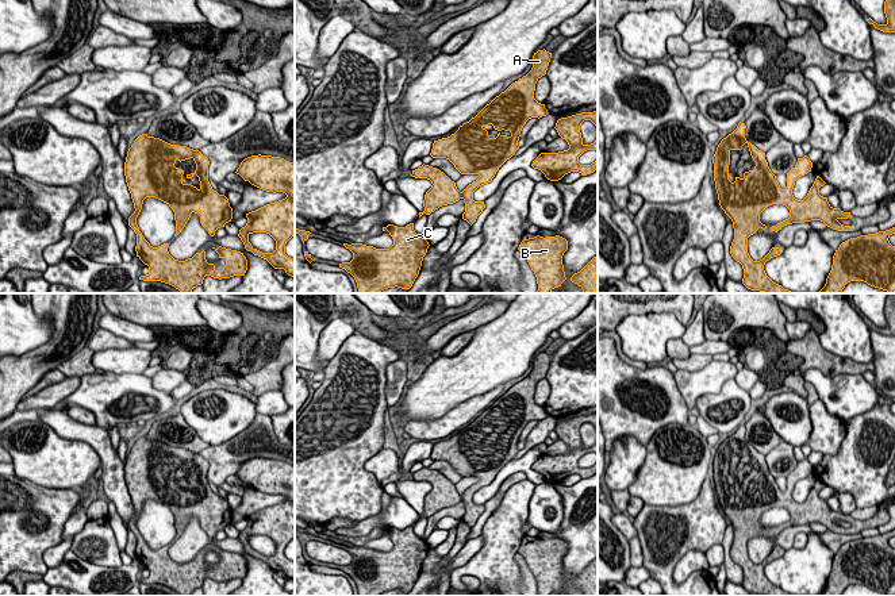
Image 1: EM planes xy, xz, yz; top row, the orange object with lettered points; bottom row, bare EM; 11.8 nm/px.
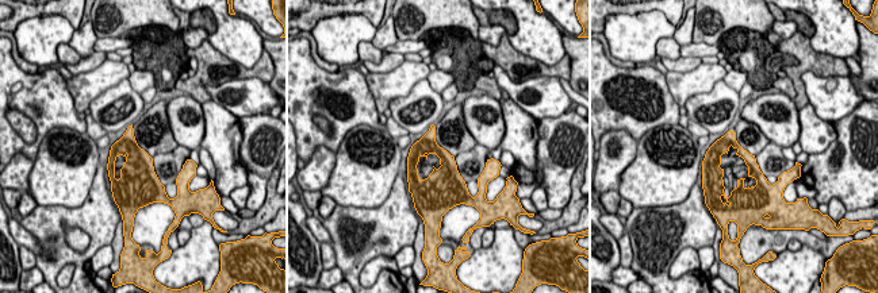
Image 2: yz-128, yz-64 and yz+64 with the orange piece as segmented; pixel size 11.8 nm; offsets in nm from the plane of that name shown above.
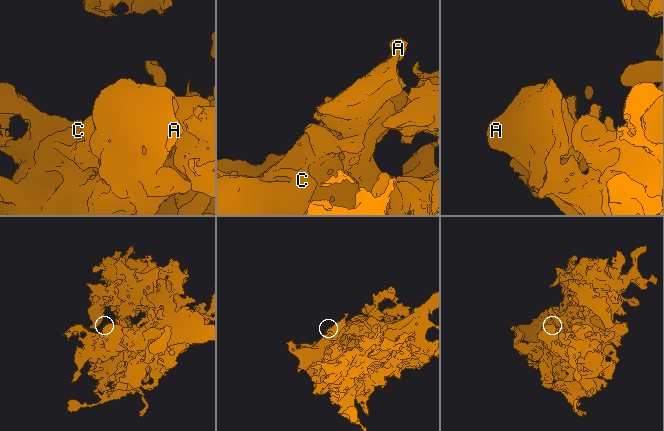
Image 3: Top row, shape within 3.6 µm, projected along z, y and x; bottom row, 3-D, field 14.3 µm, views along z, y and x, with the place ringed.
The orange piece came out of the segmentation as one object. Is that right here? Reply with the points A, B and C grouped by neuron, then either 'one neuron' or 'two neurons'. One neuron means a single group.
A B C | one neuron

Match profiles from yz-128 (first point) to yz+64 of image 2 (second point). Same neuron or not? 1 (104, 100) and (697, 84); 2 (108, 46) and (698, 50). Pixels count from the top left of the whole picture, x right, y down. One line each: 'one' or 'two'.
1: two
2: one

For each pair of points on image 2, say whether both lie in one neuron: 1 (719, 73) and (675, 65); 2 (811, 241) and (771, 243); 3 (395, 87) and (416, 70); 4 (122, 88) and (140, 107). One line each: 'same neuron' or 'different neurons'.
1: different neurons
2: same neuron
3: same neuron
4: same neuron

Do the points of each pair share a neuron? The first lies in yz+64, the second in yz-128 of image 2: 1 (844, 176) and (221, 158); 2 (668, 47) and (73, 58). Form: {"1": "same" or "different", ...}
{"1": "different", "2": "same"}

